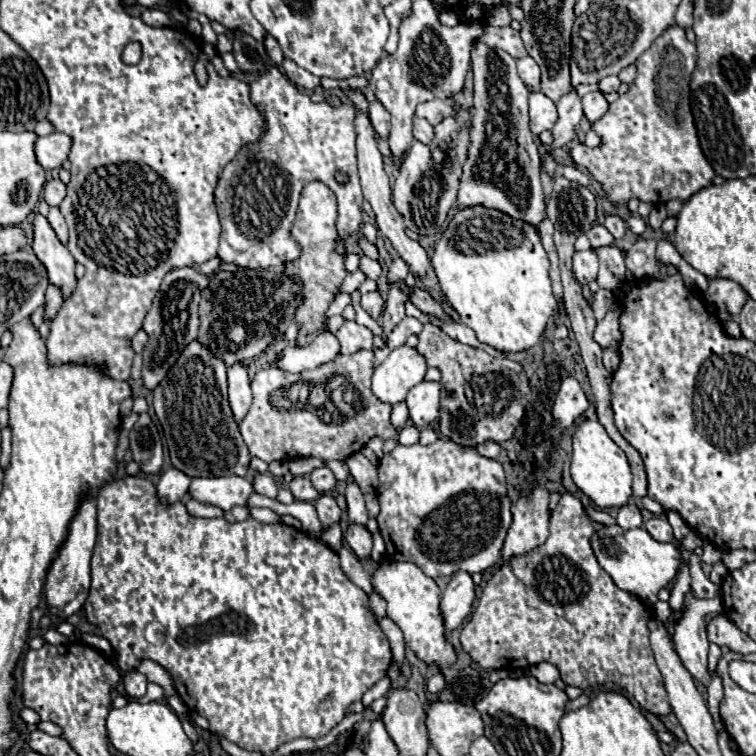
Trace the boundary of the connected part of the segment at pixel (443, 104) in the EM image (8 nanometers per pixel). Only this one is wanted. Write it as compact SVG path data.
M433 99L433 101L425 101L417 107L417 115L419 117L427 117L431 121L431 125L439 123L439 119L443 119L445 115L451 115L451 103L447 103L447 99Z

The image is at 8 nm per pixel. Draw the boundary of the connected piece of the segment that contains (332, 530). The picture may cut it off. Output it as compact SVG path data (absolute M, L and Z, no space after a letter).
M339 523L331 526L325 531L321 536L321 540L325 545L337 551L337 549L341 547L341 541L343 541L343 535L341 535L341 527L339 527Z

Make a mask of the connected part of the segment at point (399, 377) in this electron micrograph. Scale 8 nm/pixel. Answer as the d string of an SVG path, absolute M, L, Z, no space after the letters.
M397 347L373 373L373 395L389 405L405 401L411 387L425 377L425 359L411 347Z

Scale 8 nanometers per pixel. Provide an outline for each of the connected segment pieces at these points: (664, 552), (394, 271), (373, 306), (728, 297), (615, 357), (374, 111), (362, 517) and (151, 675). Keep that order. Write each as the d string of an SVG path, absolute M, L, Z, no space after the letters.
M619 525L601 527L591 535L591 549L599 565L611 575L613 583L619 589L631 591L641 599L647 599L647 603L651 605L657 601L659 589L665 587L677 575L681 565L679 549L673 543L655 541L643 527L629 531L623 531Z
M393 259L391 267L389 267L389 275L387 275L387 277L389 277L389 281L405 281L407 273L409 273L407 263L405 263L403 259Z
M371 291L371 293L365 293L363 299L361 299L361 307L373 317L373 319L379 319L381 311L383 311L383 305L385 301L381 299L381 295L377 291Z
M721 277L709 281L709 289L705 297L711 303L715 303L719 309L727 309L731 317L737 317L741 313L743 303L747 301L747 293L743 291L743 287L739 287L739 283Z
M607 347L603 349L603 357L602 357L603 364L605 368L613 374L620 362L620 356L617 350Z
M373 101L369 105L369 119L371 119L371 125L373 125L375 133L381 139L387 139L389 137L389 127L391 127L391 115L387 113L387 109L379 101Z
M349 481L347 483L347 487L345 487L345 499L347 499L347 515L349 515L349 521L359 523L359 525L365 525L367 519L369 519L369 515L367 515L363 493L357 487L355 481Z
M143 659L143 661L139 663L139 673L147 675L147 679L149 679L151 683L161 685L161 687L165 689L165 695L167 695L167 697L175 693L175 689L173 689L173 681L171 681L171 675L169 675L159 663L155 663L155 661L151 661L151 659Z

